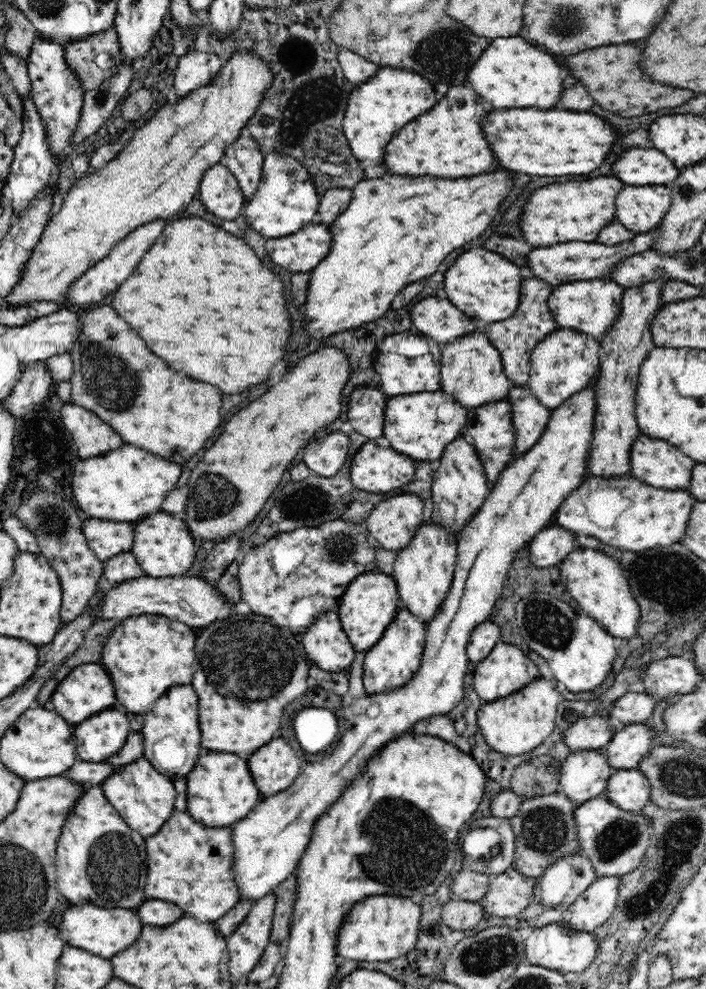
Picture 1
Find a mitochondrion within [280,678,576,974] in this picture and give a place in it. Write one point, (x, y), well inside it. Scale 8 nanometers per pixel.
(412, 853)

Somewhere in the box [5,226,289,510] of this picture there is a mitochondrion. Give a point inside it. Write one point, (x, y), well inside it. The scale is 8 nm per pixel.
(109, 381)

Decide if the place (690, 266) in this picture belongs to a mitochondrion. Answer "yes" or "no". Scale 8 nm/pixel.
yes

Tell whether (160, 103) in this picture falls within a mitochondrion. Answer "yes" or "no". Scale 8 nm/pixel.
no

